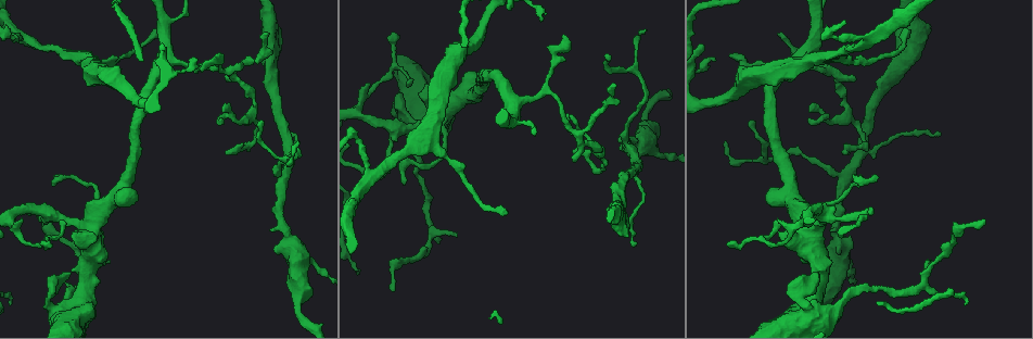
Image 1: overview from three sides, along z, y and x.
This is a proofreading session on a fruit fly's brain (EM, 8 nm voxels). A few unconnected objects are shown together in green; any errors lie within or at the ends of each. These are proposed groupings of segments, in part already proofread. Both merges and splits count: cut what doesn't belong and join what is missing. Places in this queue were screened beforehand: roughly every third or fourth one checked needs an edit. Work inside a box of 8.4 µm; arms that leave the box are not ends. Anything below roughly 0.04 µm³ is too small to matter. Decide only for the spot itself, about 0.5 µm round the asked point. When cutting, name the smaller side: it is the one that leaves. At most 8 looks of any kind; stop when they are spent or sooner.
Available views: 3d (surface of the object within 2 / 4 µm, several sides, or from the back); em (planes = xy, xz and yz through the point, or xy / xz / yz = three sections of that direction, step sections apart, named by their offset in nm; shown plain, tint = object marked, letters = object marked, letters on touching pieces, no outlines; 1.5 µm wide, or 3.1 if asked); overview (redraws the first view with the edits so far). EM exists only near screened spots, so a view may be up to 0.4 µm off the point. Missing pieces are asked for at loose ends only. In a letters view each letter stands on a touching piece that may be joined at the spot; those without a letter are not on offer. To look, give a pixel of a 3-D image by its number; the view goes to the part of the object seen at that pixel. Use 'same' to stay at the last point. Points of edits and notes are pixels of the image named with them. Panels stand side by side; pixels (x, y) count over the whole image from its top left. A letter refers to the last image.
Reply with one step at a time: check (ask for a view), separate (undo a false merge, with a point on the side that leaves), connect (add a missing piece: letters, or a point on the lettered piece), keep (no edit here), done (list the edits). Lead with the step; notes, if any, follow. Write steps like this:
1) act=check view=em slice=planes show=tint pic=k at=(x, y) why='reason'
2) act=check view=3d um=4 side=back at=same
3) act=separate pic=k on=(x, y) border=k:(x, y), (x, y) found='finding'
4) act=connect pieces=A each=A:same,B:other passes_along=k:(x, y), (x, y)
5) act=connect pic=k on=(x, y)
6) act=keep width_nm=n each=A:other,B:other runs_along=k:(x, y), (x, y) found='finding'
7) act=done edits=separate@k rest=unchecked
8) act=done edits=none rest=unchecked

act=check view=em slice=planes show=letters pic=1 at=(878, 176) why='long arm stops here'

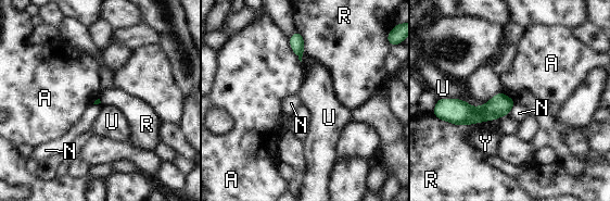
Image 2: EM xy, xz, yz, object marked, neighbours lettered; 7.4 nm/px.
act=keep longest_contact=R:220nm each=A:other,N:other,R:other,U:other,Y:other found='no lettered piece goes on from it'

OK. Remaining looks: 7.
act=check view=3d um=4 pic=1 at=(928, 259) why='tapers out'

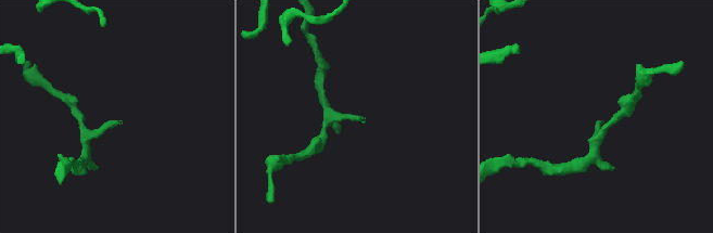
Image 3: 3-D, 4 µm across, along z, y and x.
act=check view=em slice=planes show=letters pic=3 at=(603, 121)

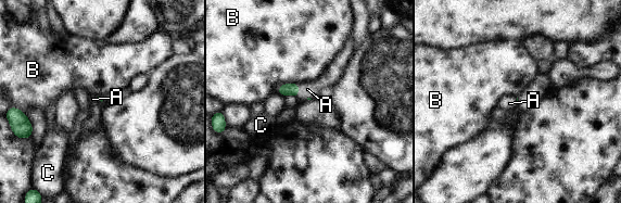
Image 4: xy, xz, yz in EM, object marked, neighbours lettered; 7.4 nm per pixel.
act=connect pieces=A longest_contact=B:190nm each=A:same,B:other,C:other found='it goes on there'

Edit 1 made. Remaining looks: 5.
act=check view=overview why='redraw'

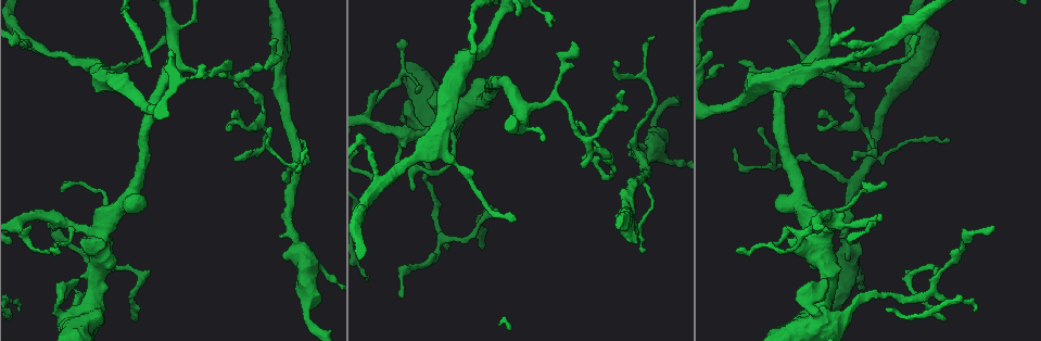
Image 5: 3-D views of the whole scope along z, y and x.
act=check view=em slice=yz step=4 show=tint pic=5 at=(642, 251) why='branch stops here'

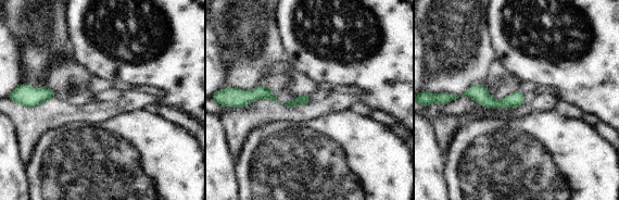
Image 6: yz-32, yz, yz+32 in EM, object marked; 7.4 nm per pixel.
act=check view=em slice=planes show=letters at=same

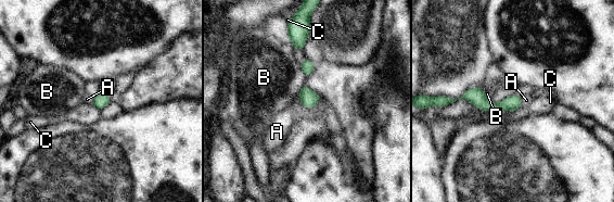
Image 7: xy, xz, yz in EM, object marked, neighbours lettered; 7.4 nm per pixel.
act=keep width_nm=100 longest_contact=B:140nm each=A:other,B:other,C:other found='no lettered piece goes on from it'

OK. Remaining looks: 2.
act=done edits=connect@4 rest=unchecked

